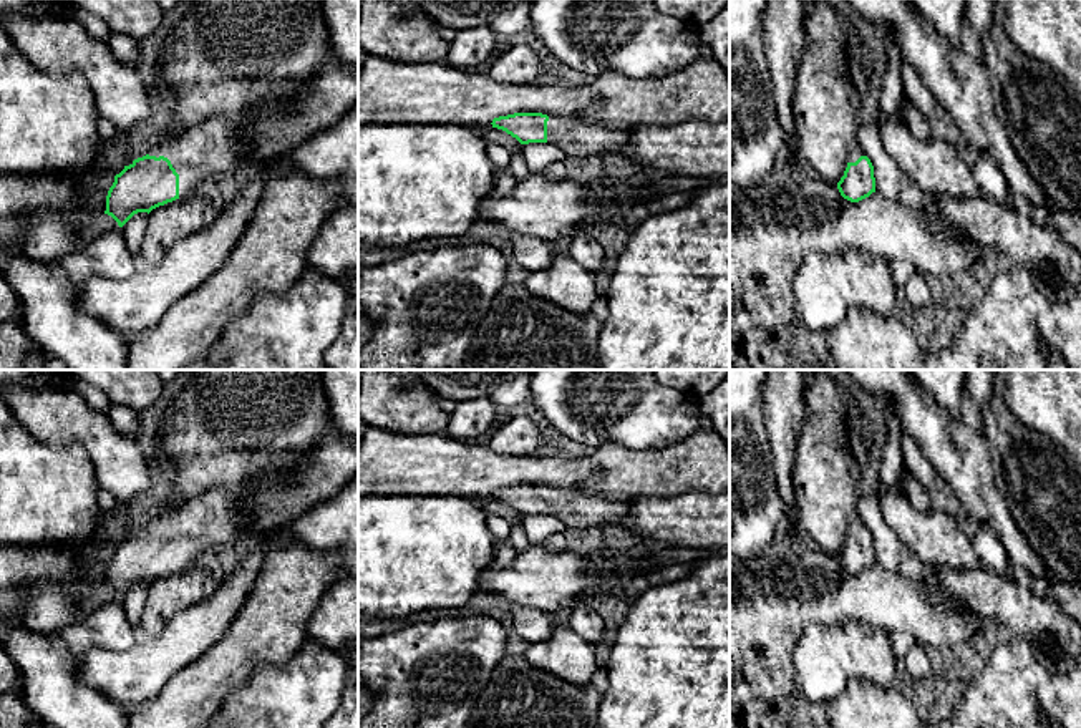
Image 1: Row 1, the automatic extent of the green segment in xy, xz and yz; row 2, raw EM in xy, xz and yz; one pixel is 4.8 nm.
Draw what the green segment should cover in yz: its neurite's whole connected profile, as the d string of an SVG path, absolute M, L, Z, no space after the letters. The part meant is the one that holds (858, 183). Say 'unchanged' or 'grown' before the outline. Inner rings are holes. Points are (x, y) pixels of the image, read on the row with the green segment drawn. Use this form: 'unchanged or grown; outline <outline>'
grown; outline M859 141L849 144L847 158L837 189L844 199L859 202L875 192L874 166Z

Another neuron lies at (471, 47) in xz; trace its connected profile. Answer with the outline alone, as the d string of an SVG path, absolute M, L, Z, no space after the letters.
M486 25L458 30L451 41L446 63L458 68L477 66L487 61L499 46L499 38Z

